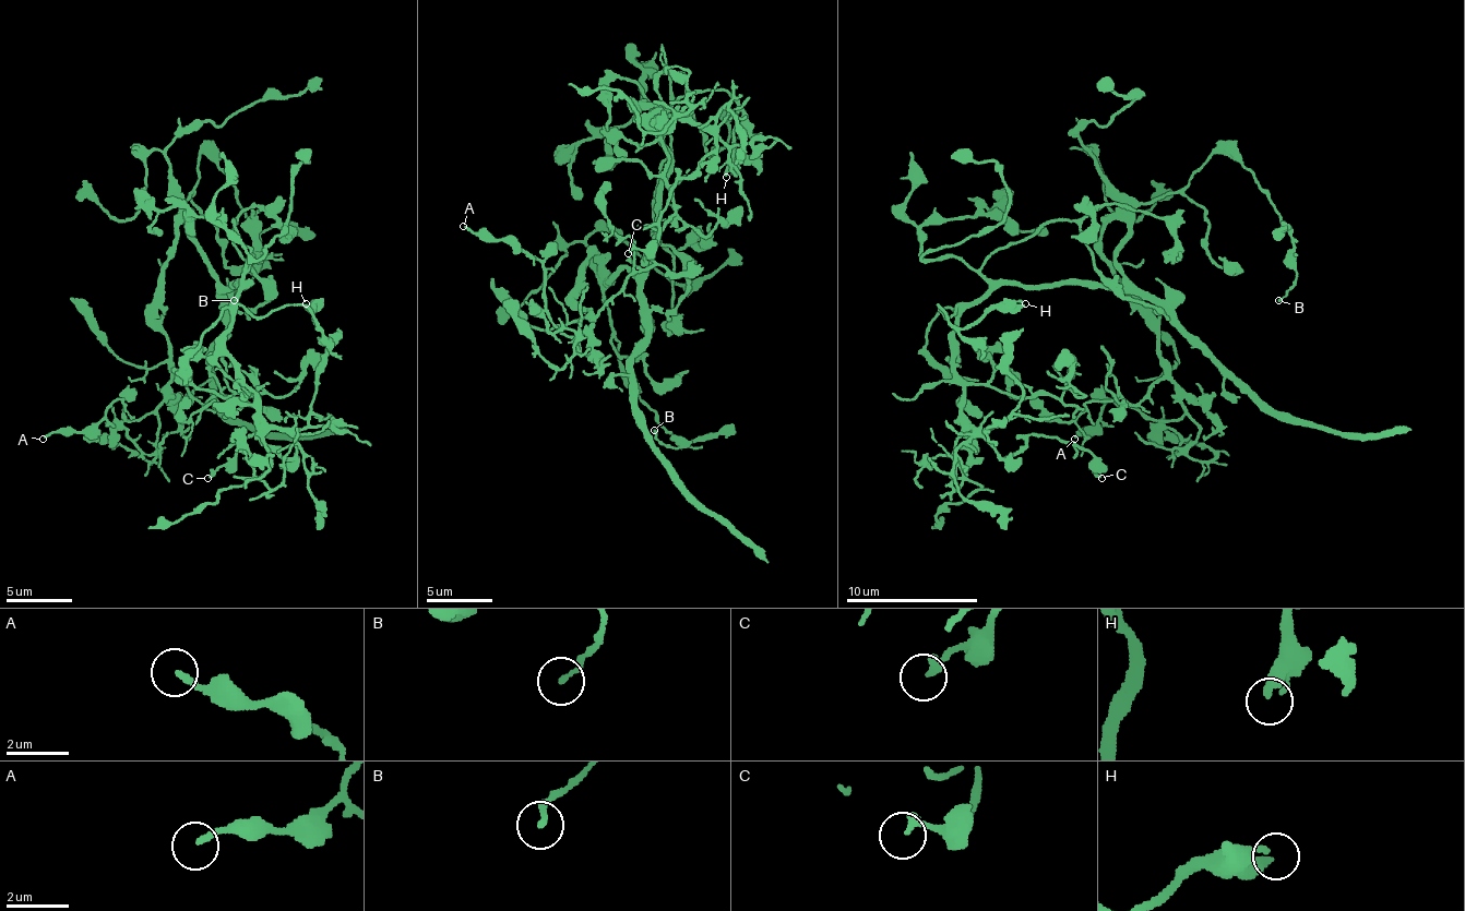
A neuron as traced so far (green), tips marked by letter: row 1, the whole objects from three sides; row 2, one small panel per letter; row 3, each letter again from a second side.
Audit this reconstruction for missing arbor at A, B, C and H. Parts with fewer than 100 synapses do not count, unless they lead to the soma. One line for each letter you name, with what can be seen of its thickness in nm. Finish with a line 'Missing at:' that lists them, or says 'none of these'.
Missing at: none of these

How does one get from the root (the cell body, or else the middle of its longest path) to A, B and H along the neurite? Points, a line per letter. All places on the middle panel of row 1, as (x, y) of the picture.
A: (644, 270), (608, 279), (595, 253), (575, 299), (592, 322), (566, 335), (546, 306), (546, 270), (463, 226)
B: (644, 270), (624, 270), (605, 292), (605, 302), (618, 338), (621, 378), (680, 443), (667, 446), (654, 430)
H: (644, 270), (667, 167), (657, 115), (693, 92), (726, 92), (736, 105), (726, 177)

